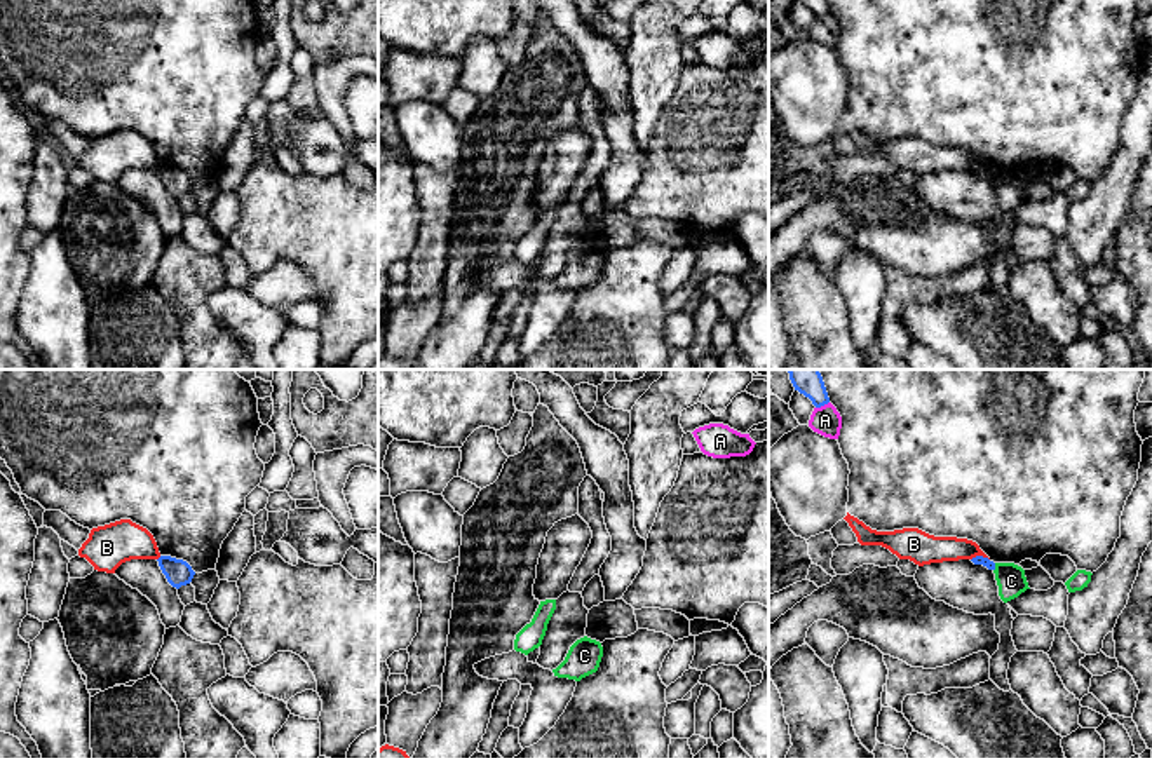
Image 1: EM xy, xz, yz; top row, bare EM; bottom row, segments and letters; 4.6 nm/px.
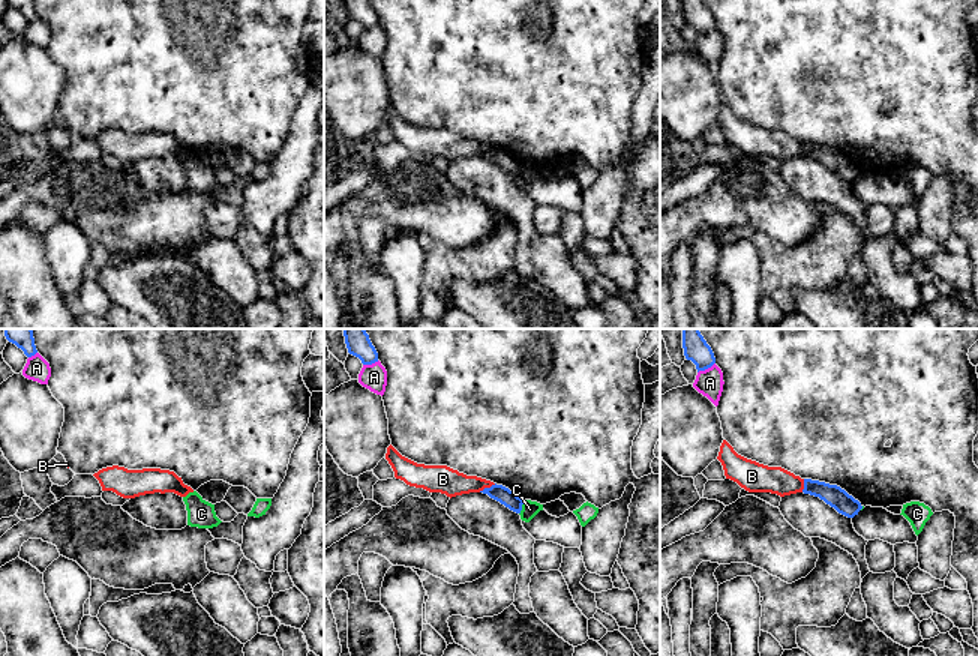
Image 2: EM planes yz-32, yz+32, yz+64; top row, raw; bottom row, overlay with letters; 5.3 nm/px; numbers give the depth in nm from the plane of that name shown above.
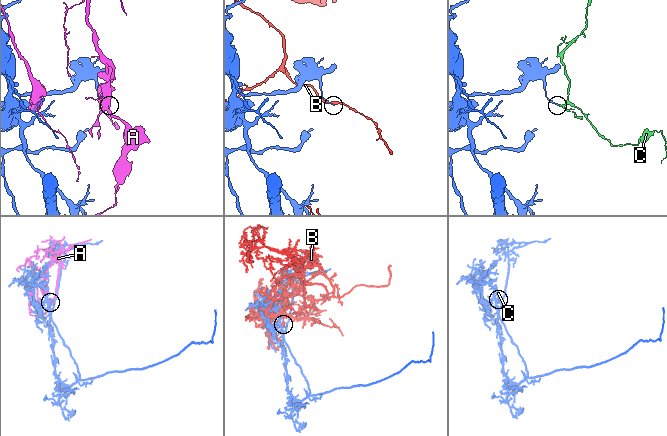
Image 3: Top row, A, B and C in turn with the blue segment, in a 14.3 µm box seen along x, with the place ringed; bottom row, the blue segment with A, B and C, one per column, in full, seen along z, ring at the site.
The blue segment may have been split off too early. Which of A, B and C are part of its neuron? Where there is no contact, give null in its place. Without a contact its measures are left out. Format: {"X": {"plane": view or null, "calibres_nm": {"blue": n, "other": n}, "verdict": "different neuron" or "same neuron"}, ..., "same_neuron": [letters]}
{"A": {"plane": "yz", "calibres_nm": {"blue": 80, "other": 140}, "verdict": "different neuron"}, "B": {"plane": "yz", "calibres_nm": {"blue": 50, "other": 130}, "verdict": "different neuron"}, "C": {"plane": "yz", "calibres_nm": {"blue": 50, "other": 140}, "verdict": "different neuron"}, "same_neuron": []}

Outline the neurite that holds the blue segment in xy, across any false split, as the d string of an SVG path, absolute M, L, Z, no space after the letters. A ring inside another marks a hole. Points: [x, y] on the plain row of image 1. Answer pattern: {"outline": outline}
{"outline": "M160 166L157 171L167 192L176 199L190 193L195 185L192 176L183 169L176 169L171 166Z"}

